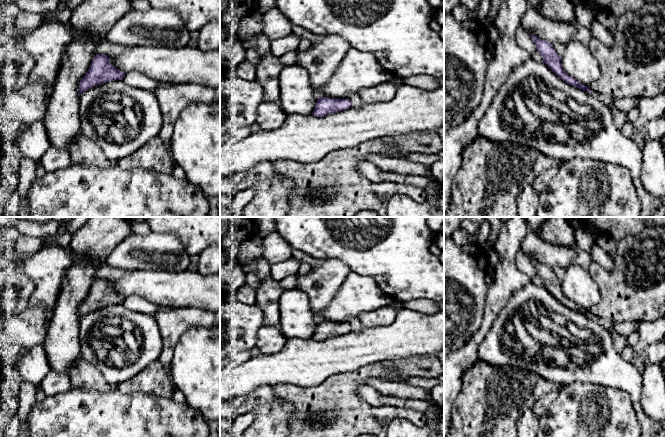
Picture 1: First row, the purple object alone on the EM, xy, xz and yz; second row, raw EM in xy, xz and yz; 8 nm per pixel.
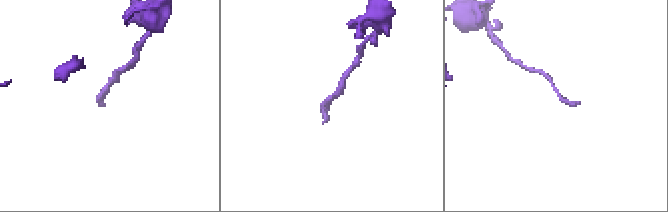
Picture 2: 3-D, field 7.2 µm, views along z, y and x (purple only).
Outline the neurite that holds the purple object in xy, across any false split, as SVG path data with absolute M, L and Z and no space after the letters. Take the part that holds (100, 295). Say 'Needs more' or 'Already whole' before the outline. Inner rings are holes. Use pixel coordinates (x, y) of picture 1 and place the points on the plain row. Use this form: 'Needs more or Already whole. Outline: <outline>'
Already whole. Outline: M96 278L86 299L79 307L79 318L94 310L123 303L125 297L110 288L106 278Z

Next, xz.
Already whole. Outline: M318 321L318 324L312 336L312 339L316 341L324 341L332 337L345 335L350 331L351 331L350 323Z

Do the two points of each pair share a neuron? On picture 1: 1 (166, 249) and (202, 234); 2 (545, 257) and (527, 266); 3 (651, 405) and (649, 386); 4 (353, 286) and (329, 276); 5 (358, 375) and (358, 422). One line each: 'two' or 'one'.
1: two
2: two
3: one
4: two
5: one

